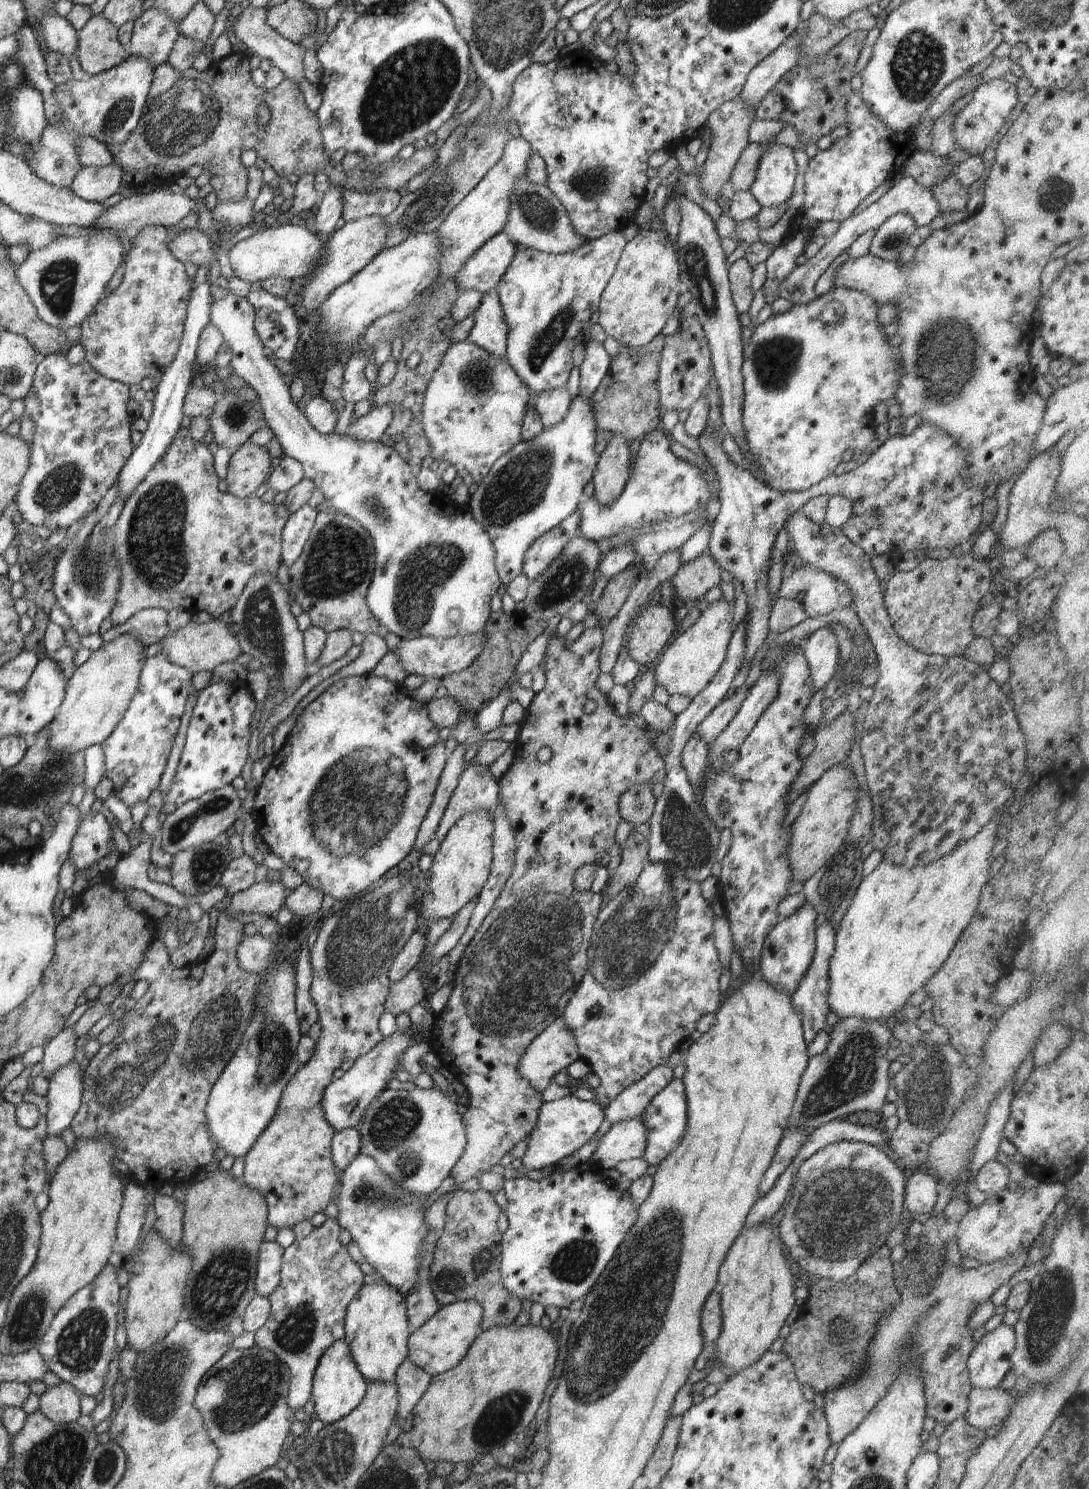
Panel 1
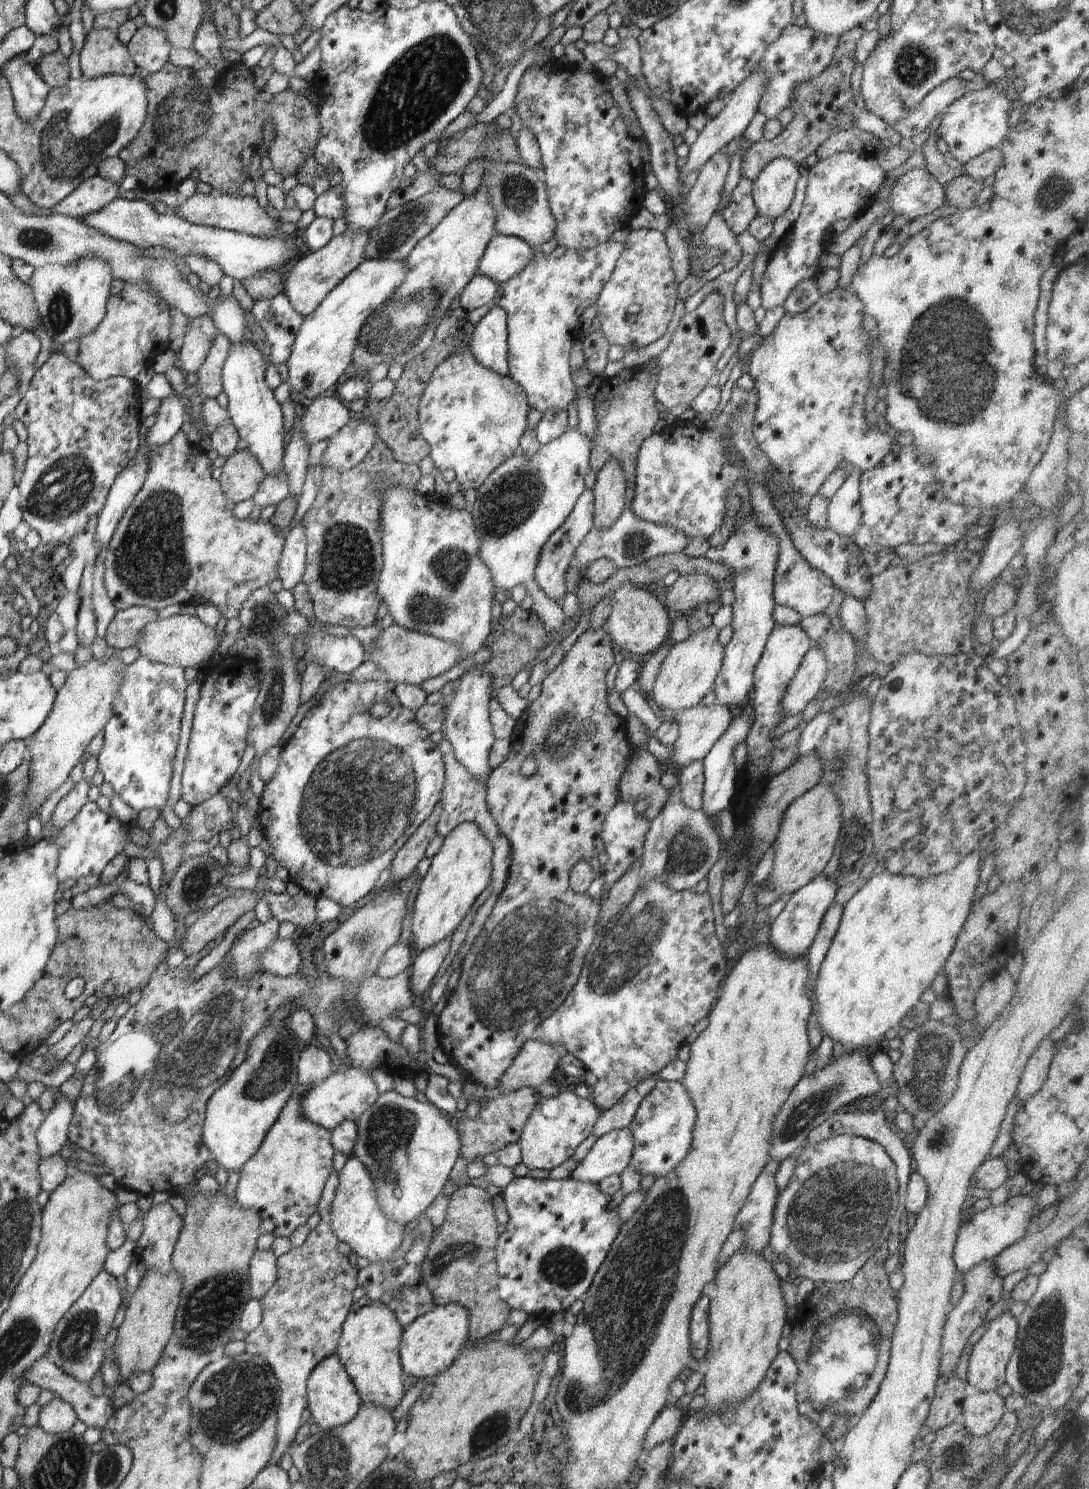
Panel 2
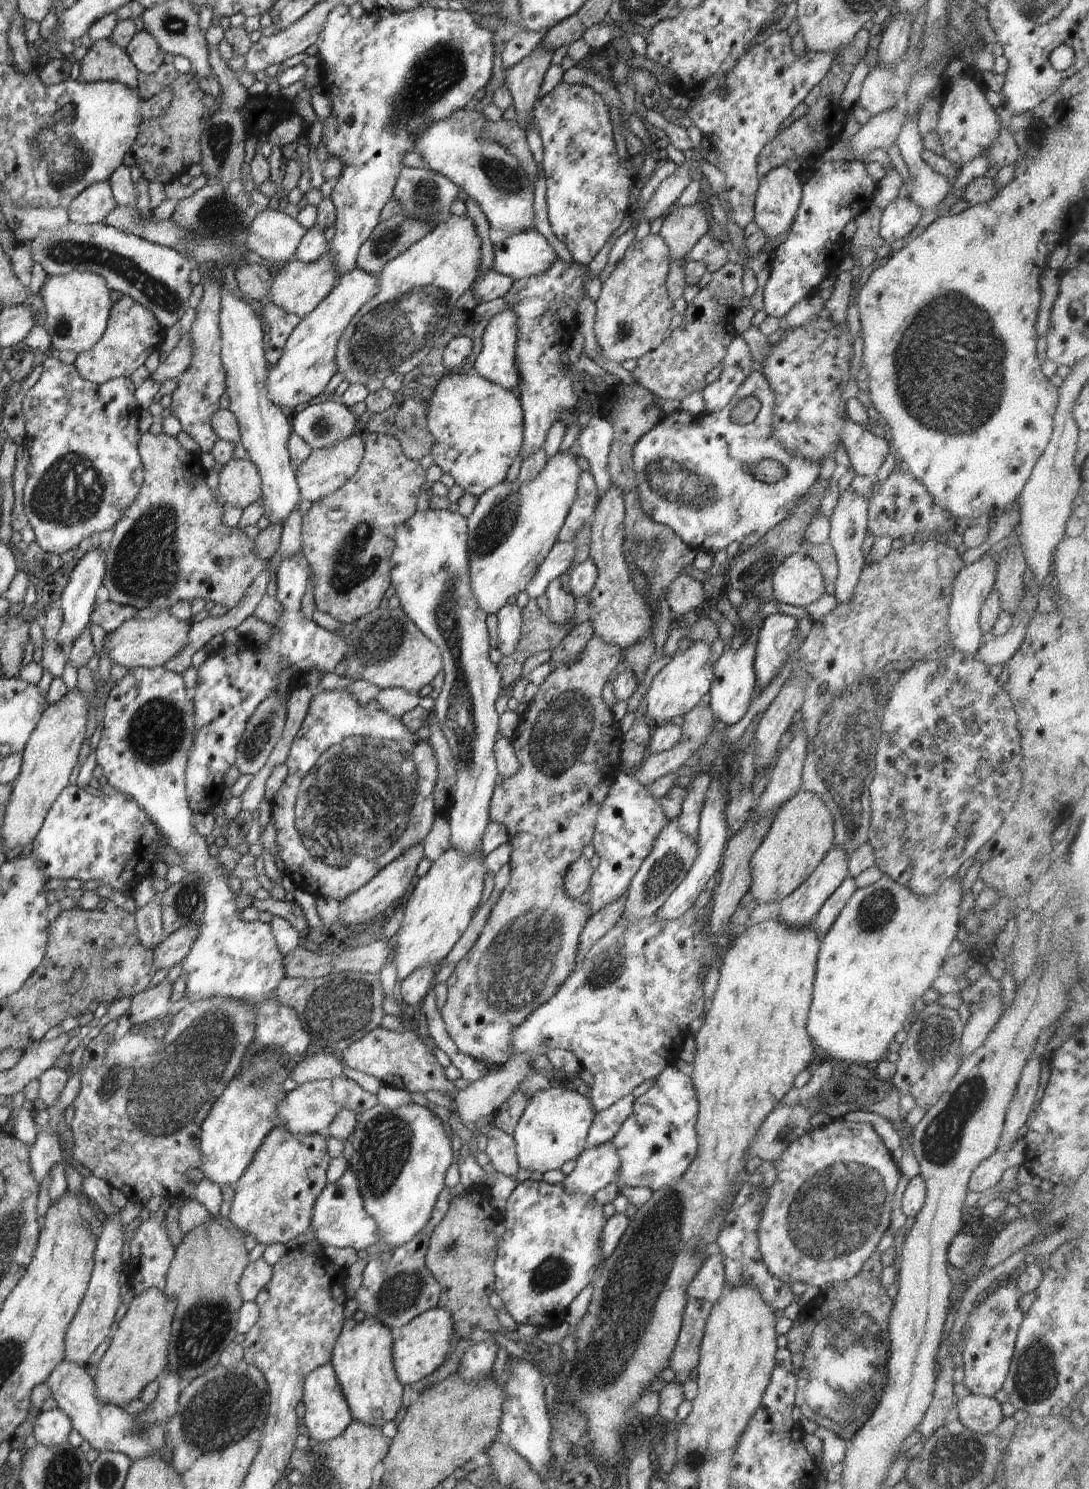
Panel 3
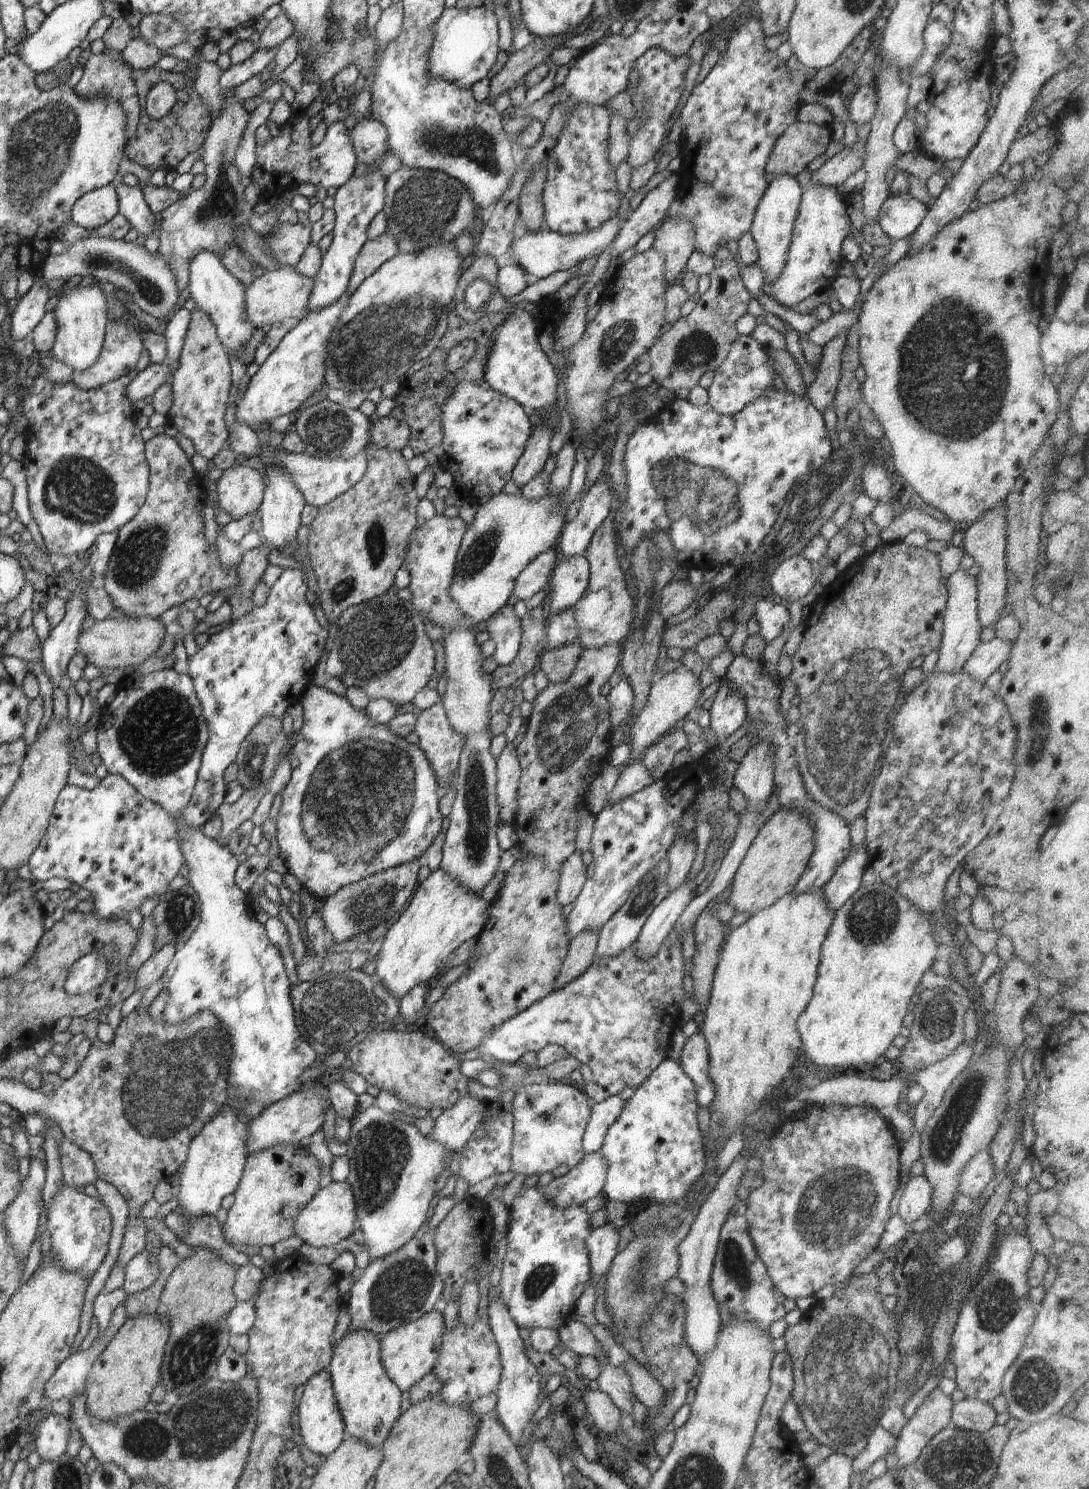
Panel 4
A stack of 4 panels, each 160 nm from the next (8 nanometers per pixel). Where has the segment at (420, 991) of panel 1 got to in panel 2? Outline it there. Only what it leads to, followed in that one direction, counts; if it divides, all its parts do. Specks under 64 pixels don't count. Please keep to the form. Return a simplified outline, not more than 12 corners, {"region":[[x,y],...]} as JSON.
{"region":[[410,969],[350,985],[152,971],[68,1142],[118,1188],[197,1183],[208,1099],[280,1005],[393,1043]]}

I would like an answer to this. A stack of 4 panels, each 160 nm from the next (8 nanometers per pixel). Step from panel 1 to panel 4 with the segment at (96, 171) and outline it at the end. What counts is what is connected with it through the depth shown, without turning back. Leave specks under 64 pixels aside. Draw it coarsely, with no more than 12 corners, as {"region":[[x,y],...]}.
{"region":[[110,184],[83,194],[71,221],[91,232],[119,212]]}

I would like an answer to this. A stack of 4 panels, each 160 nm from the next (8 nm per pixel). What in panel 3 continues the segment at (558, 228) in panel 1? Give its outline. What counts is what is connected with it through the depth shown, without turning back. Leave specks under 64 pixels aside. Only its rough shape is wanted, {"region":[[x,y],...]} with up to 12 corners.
{"region":[[471,105],[414,151],[494,230],[534,230],[533,182]]}

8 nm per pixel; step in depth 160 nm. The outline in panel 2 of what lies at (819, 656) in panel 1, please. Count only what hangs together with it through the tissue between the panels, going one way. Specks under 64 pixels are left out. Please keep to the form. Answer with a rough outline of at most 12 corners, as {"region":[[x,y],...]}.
{"region":[[814,643],[788,685],[783,718],[803,712],[823,688],[827,660]]}

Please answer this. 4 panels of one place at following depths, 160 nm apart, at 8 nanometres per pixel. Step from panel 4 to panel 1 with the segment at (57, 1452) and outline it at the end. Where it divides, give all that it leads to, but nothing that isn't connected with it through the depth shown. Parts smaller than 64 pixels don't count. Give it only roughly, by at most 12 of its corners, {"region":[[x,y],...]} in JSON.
{"region":[[67,1382],[40,1396],[42,1414],[55,1423],[76,1423],[80,1394]]}

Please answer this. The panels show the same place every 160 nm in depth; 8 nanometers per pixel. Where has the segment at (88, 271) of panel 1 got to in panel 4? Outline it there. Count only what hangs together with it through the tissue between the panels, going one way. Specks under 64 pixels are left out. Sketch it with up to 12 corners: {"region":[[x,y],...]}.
{"region":[[72,280],[54,309],[49,355],[86,370],[99,357],[107,300]]}

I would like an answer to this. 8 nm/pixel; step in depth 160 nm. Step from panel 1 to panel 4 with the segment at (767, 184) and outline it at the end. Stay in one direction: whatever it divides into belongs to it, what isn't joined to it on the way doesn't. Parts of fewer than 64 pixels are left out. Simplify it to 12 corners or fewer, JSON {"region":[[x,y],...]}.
{"region":[[776,175],[750,232],[773,283],[786,264],[803,188]]}

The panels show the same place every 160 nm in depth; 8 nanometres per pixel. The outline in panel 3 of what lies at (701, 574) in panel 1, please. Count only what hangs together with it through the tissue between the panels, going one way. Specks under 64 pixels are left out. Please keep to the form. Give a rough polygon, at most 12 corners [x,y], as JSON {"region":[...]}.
{"region":[[684,572],[665,590],[674,617],[704,602],[702,583]]}

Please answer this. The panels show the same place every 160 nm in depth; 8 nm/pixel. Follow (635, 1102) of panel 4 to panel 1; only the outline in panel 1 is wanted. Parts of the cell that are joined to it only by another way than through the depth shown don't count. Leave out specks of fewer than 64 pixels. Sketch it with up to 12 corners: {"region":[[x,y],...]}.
{"region":[[673,1078],[641,1114],[643,1158],[658,1166],[686,1130],[682,1079]]}

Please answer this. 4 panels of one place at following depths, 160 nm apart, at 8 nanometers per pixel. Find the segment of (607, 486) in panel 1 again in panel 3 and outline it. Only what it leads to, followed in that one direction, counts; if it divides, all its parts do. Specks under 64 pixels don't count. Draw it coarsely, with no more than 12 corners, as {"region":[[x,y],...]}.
{"region":[[612,483],[590,524],[594,636],[621,649],[656,626],[623,554],[625,500]]}

